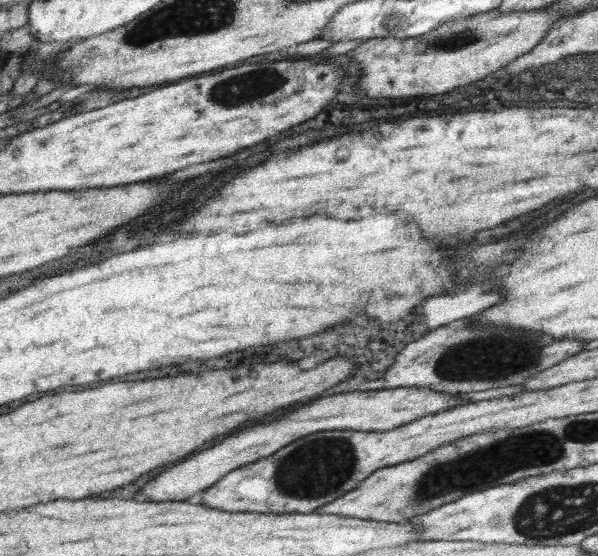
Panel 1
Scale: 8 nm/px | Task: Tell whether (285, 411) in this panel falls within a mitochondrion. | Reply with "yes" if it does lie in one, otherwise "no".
no

